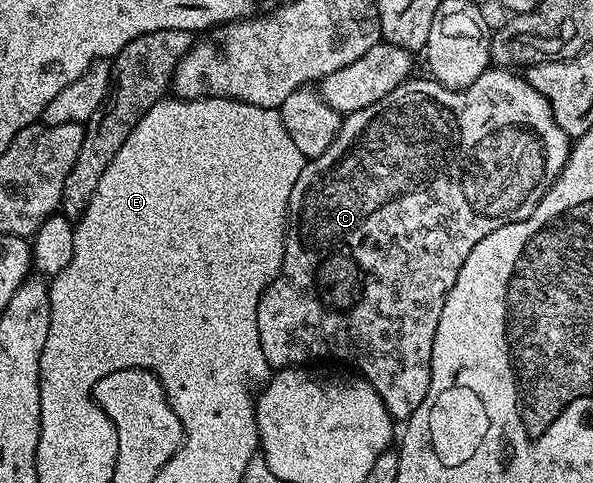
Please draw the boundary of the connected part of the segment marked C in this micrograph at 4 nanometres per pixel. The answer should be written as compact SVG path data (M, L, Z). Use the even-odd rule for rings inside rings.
M489 69L472 85L460 91L446 88L431 77L412 77L398 85L398 89L386 93L382 101L374 101L374 105L366 105L366 109L349 111L343 116L340 132L338 137L334 137L330 149L307 160L298 181L294 181L294 193L290 193L288 206L288 240L284 246L284 264L280 274L268 284L258 301L258 337L269 368L295 367L307 364L307 359L316 359L319 355L337 355L353 363L360 370L357 372L370 385L374 385L393 420L407 421L414 409L422 405L430 389L432 350L434 333L438 333L438 317L442 317L442 305L446 305L446 297L450 289L454 289L454 281L458 281L458 273L462 265L466 265L470 249L474 249L474 245L478 245L478 241L482 241L482 237L494 229L526 221L526 217L538 209L538 201L542 201L542 197L568 164L570 137L558 125L546 97L530 86L527 78L520 76L519 79L516 75L519 74L508 69Z

